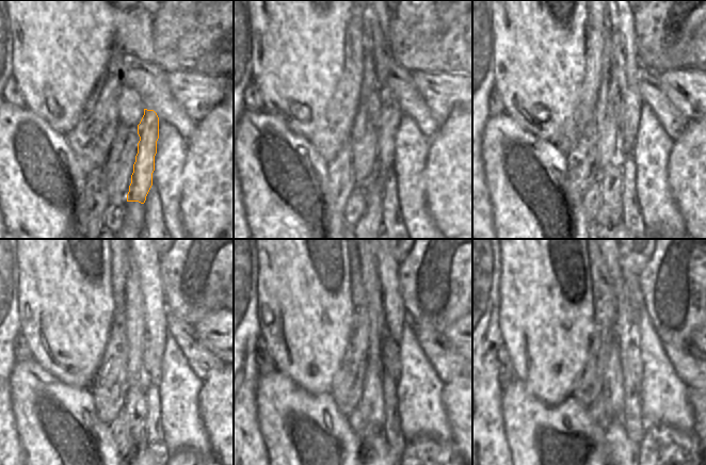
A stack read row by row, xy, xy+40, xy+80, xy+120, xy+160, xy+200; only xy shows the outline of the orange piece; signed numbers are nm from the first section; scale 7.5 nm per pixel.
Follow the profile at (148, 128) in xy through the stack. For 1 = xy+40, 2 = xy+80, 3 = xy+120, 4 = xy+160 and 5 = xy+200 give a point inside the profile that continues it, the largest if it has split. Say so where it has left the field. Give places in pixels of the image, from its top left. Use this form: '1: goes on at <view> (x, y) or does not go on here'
1: goes on at xy+40 (376, 21)
2: goes on at xy+80 (619, 28)
3: goes on at xy+120 (146, 260)
4: goes on at xy+160 (394, 308)
5: goes on at xy+200 (634, 292)

